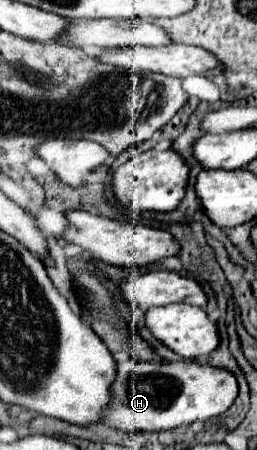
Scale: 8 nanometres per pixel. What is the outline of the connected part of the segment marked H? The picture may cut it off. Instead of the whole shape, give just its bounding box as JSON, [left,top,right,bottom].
[105,357,239,431]

